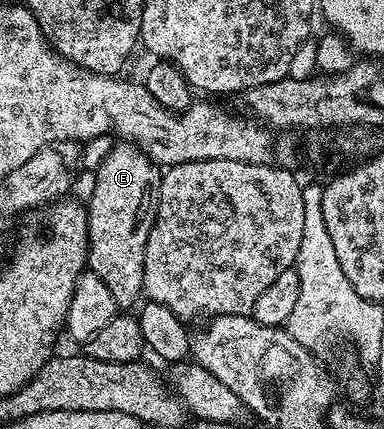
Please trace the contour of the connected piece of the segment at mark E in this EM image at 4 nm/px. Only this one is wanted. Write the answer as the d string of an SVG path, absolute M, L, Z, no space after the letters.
M117 142L113 150L109 150L105 162L101 162L99 169L93 173L95 185L91 188L91 197L85 200L89 226L87 268L97 274L105 286L109 286L109 294L113 294L116 305L123 310L134 309L140 303L143 279L147 276L147 243L151 240L151 231L157 228L160 175L160 165L151 161L136 144Z

